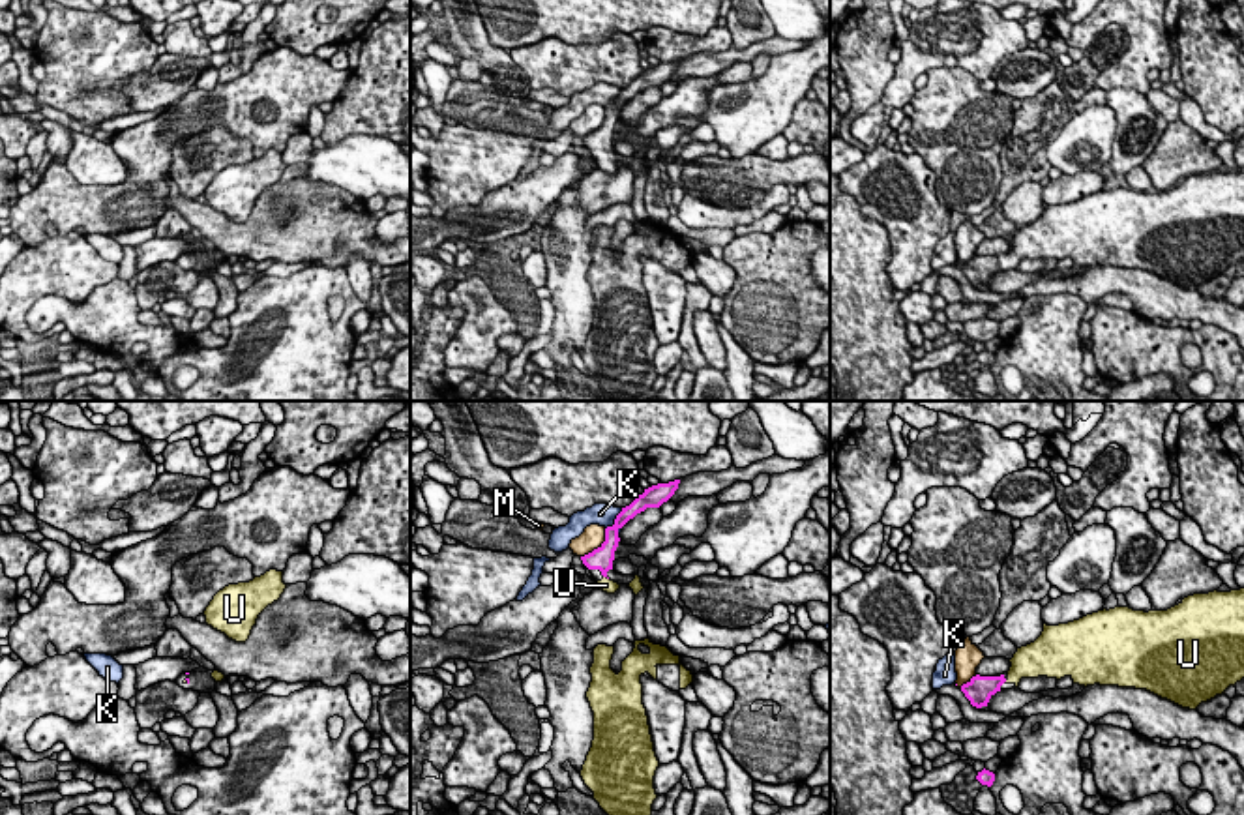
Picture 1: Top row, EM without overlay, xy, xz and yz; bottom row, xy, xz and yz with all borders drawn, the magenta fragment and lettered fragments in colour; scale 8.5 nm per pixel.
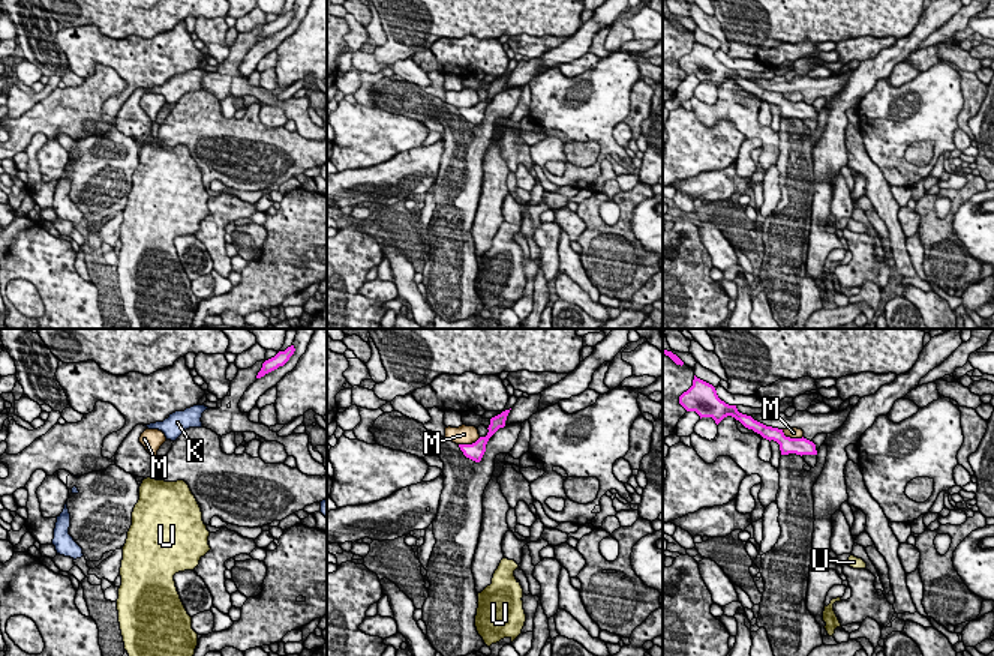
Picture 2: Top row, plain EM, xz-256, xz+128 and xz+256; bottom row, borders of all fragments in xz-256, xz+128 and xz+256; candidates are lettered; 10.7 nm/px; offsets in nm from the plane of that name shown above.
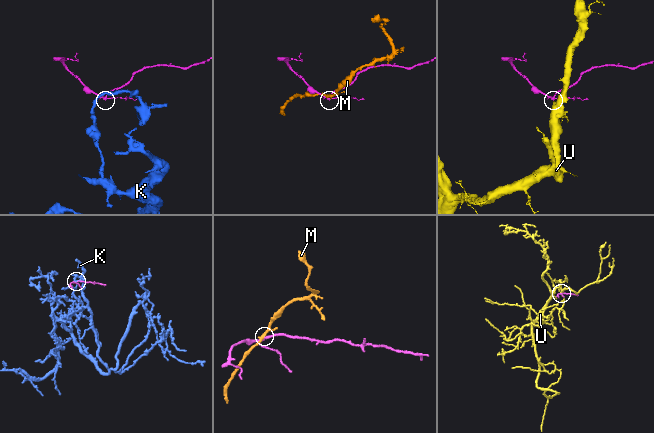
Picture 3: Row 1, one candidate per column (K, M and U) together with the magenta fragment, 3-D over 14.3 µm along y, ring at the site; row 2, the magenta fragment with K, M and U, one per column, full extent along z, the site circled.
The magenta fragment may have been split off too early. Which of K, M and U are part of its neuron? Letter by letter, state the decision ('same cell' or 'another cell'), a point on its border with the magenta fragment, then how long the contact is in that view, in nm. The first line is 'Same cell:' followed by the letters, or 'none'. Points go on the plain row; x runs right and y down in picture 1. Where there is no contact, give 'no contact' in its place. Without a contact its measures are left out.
Same cell: U
K: another cell; contact xz (615, 100); length 240 nm
M: another cell; contact xz (598, 128); length 340 nm
U: same cell; contact xz (606, 156); length 60 nm

